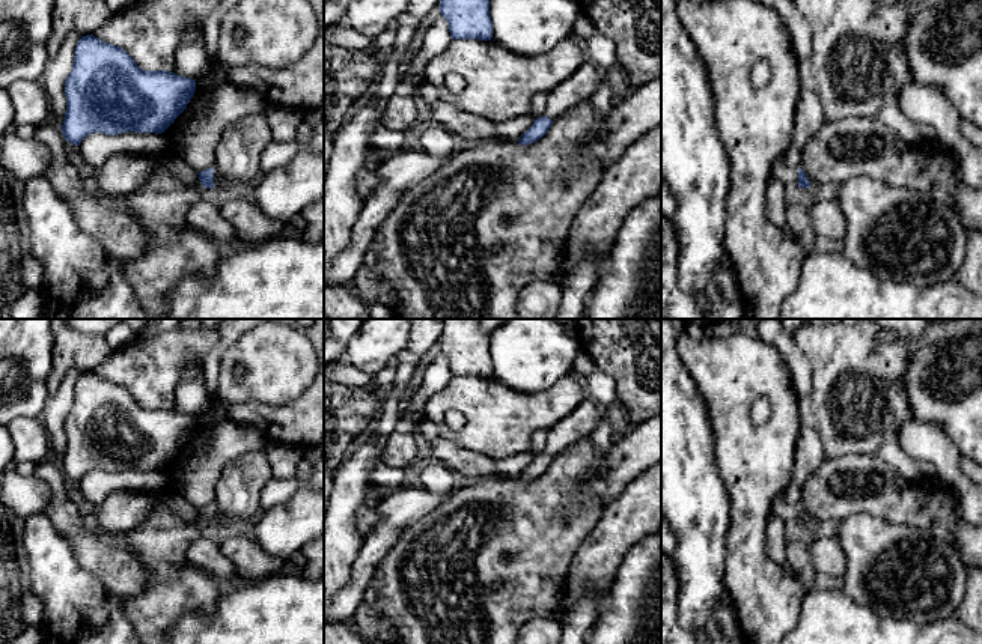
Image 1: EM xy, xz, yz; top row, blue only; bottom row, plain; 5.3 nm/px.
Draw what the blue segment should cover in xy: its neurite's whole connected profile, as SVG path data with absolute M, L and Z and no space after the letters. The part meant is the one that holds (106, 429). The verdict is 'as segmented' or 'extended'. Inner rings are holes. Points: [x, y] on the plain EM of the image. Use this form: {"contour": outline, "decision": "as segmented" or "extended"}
{"contour": "M81 373L65 418L62 471L78 483L93 469L164 469L187 445L196 418L170 408L143 408L120 384Z", "decision": "as segmented"}

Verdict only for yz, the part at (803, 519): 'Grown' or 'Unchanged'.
Grown

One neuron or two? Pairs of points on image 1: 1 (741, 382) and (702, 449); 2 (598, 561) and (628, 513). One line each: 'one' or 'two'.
1: two
2: one

